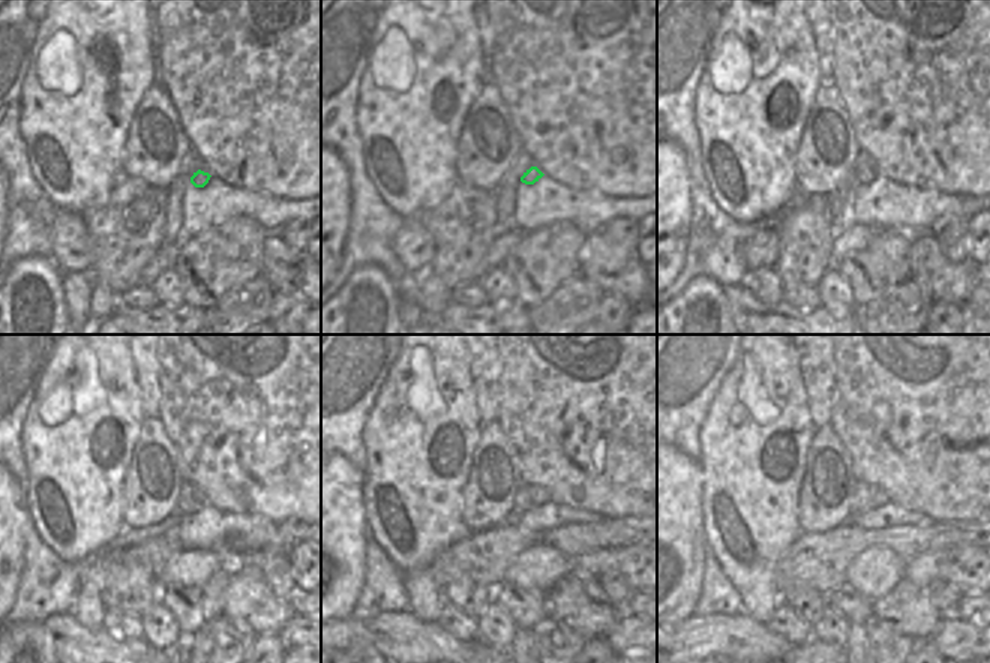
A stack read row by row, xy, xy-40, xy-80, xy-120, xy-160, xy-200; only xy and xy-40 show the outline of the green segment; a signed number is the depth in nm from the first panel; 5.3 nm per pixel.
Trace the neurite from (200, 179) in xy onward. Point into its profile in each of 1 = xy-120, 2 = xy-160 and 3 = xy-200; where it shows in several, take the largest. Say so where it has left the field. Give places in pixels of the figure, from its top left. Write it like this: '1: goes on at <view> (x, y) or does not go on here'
1: goes on at xy-120 (186, 506)
2: goes on at xy-160 (522, 503)
3: goes on at xy-200 (858, 503)

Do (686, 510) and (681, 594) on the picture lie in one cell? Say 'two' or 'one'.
one

